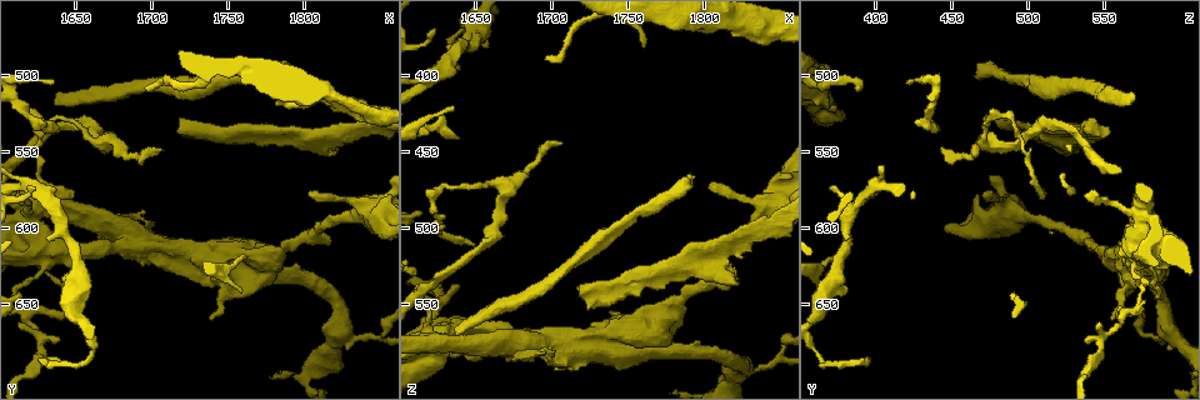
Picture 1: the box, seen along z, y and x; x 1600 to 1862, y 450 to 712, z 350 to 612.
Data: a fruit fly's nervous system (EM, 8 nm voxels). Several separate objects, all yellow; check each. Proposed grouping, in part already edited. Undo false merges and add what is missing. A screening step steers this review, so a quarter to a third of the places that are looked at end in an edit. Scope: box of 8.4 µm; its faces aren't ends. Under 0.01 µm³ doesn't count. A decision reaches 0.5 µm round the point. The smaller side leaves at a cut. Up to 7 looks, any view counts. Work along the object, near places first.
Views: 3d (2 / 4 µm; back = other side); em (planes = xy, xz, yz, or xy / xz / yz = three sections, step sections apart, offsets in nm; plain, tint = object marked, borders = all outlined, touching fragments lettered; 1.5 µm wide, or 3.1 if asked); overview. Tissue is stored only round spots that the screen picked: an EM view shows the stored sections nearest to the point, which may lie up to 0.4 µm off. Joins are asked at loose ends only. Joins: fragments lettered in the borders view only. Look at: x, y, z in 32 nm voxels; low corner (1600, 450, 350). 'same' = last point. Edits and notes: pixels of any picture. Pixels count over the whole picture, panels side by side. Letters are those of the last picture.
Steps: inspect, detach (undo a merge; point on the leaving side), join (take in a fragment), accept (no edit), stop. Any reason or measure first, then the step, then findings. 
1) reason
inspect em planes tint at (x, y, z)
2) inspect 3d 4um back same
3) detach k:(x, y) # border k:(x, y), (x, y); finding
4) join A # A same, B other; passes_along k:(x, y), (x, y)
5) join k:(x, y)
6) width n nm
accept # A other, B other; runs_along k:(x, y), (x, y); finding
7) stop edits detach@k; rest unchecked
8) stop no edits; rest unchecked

free end
inspect 3d 4um back at (1654, 646, 588)

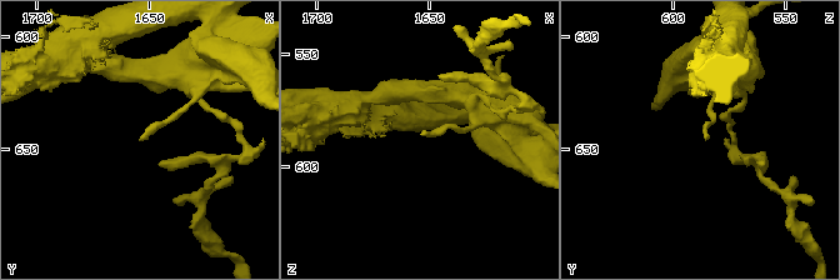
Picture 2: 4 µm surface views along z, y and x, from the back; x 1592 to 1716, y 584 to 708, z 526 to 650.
shape alone is not enough
inspect em yz step 8 borders at (1654, 646, 586)

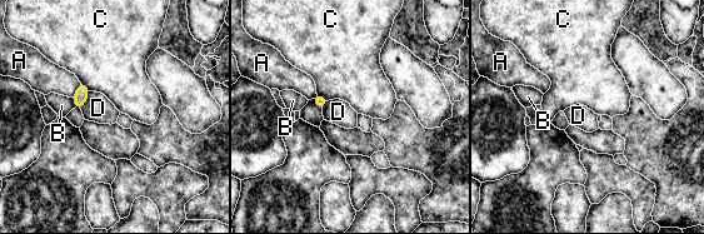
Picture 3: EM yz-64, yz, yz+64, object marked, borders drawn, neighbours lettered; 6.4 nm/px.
accept # A other, B other, C other, D other; none of them fits

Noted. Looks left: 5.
free end
inspect em planes borders at (1718, 528, 542)

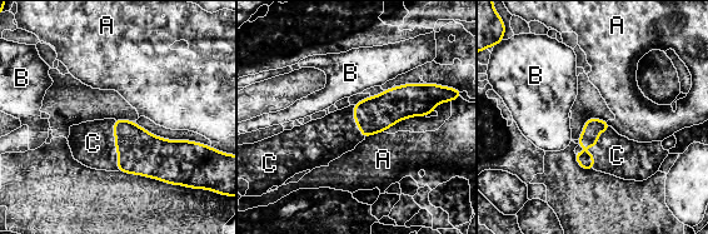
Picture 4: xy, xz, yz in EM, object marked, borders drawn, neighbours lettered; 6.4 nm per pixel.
join C # A other, B other, C same; the neuron continues

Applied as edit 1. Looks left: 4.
end of a long branch
inspect 3d 2um back at (1638, 512, 570)

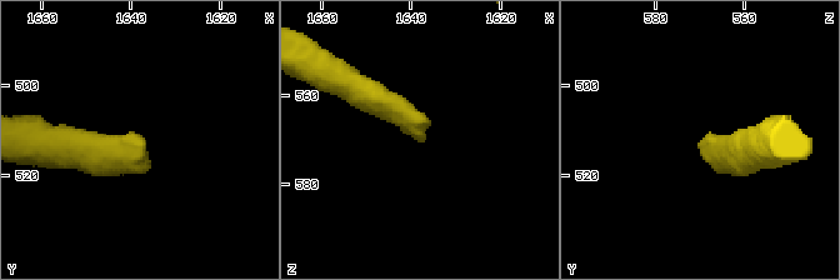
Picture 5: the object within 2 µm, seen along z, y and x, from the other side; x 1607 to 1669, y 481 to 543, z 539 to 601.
shape alone is not enough
inspect em 3.1um xz step 8 tint at (1638, 512, 570)

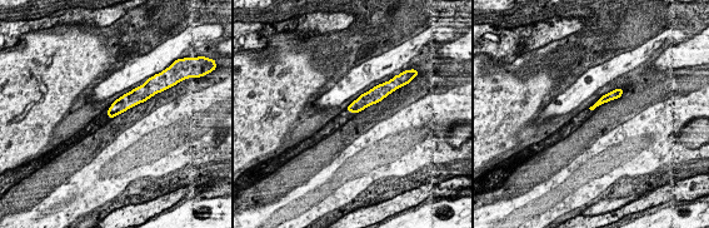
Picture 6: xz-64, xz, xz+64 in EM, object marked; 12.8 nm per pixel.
another direction
inspect em 3.1um planes borders same

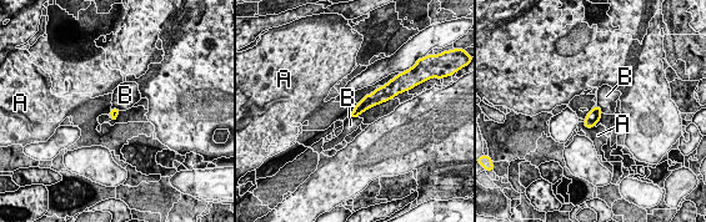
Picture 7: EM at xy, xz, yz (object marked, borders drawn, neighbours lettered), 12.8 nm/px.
accept # A other, B other; no lettered fragment goes on from it

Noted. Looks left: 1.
stop edits join@4; rest unchecked

